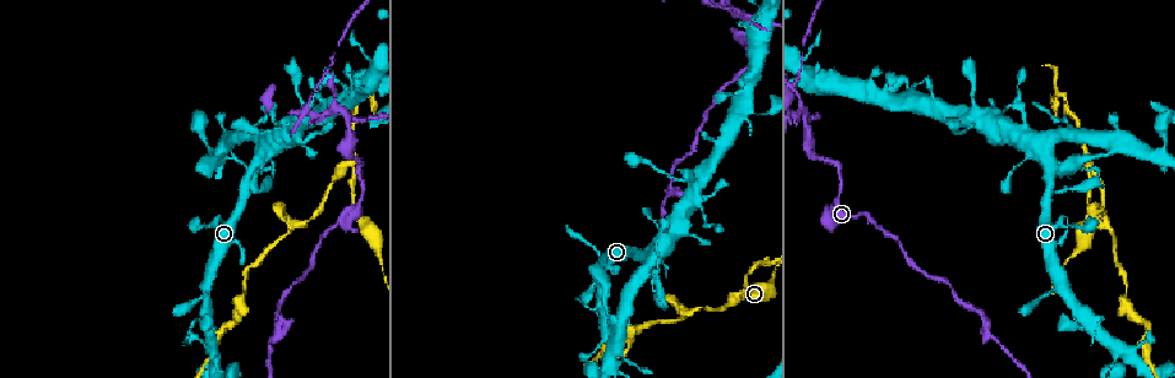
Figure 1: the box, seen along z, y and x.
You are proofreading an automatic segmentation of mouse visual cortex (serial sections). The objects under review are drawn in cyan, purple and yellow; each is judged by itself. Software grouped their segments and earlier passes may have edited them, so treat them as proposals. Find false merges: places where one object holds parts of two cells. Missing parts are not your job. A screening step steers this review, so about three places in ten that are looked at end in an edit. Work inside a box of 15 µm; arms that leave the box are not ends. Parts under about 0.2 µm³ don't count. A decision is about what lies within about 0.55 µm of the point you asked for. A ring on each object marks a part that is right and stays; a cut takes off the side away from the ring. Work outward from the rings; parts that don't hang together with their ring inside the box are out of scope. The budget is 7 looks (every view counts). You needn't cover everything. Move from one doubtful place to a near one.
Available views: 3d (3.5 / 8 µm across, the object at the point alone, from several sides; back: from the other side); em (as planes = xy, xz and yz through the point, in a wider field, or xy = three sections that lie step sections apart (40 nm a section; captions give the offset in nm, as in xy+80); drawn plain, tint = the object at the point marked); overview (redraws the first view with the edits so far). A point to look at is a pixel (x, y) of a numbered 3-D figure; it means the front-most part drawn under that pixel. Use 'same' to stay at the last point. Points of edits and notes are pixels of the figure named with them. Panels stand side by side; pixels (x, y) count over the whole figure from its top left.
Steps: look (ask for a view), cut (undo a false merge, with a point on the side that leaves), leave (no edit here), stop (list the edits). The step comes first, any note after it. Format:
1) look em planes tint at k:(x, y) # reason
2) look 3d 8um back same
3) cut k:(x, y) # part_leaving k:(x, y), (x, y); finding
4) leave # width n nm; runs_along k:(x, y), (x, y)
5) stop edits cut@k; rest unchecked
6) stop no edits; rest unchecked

look 3d 3.5um at 1:(1087, 163) # three-way junction

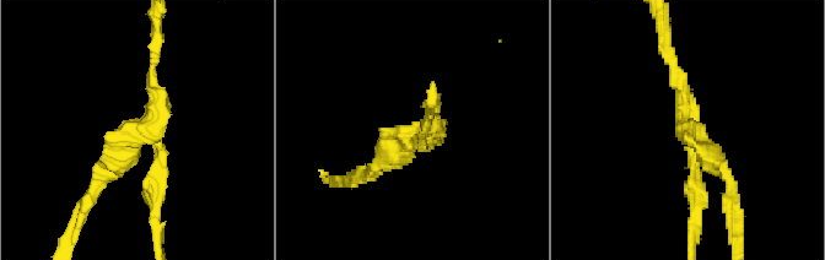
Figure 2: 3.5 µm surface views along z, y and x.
look em xy step 5 tint at 2:(152, 127) # arms 3; arm_widths 150, 200, 300 nm

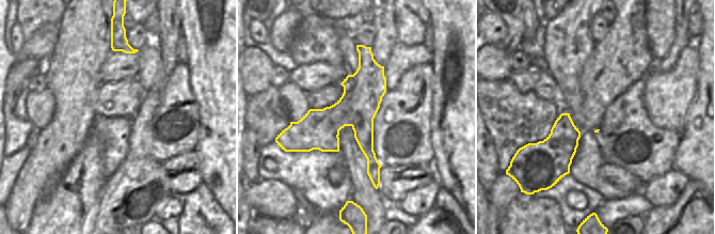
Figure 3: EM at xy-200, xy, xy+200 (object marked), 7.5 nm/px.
cut 2:(706, 152) # part_leaving 2:(683, 128), (729, 180), (733, 211); a second cell is stuck on

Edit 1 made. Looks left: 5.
look overview

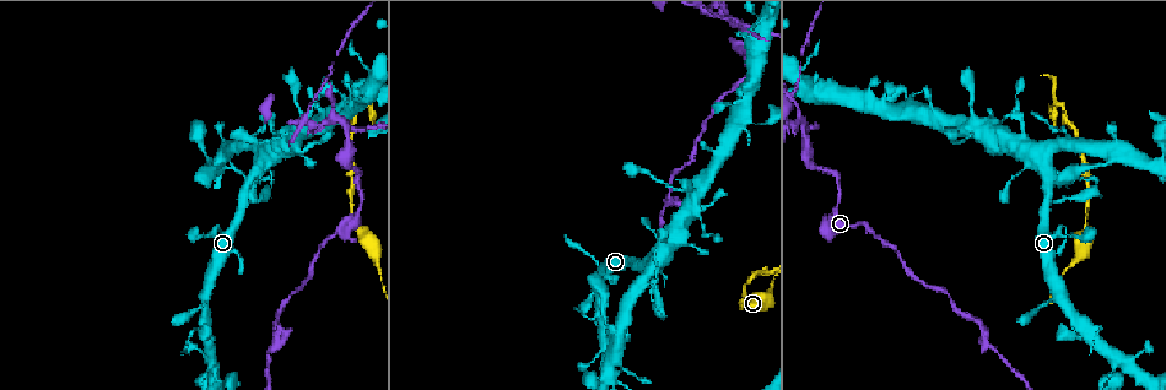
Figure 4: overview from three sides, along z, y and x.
look 3d 3.5um at 4:(284, 335) # abrupt turn

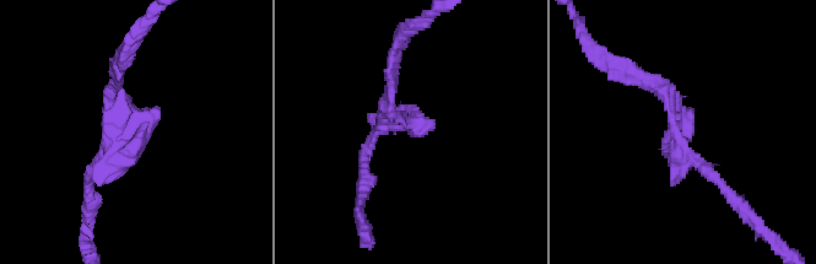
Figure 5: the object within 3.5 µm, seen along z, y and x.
look em xy step 2 tint at 5:(418, 125) # arm_widths 150, 200 nm

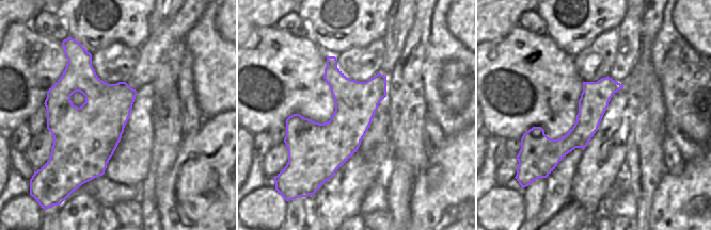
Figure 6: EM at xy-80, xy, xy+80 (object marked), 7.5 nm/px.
leave # runs_along 5:(643, 74), (709, 172); continuous, no second cell

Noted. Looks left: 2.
look 3d 3.5um at 4:(608, 375) # arms run side by side

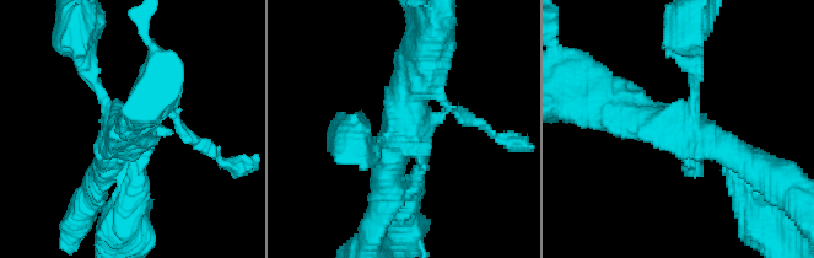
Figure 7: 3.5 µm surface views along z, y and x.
look em xy step 3 tint at 7:(678, 126) # need the tissue

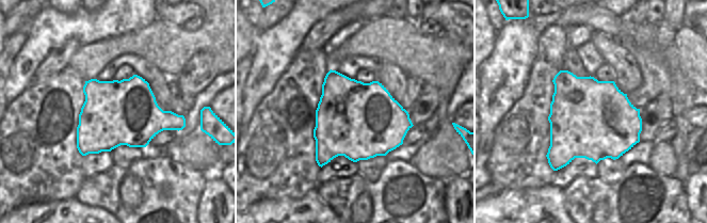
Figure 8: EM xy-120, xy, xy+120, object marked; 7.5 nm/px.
leave # runs_along 7:(422, 63), (400, 132), (359, 141); continuous, no second cell

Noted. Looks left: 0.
stop edits cut@2; rest unchecked

